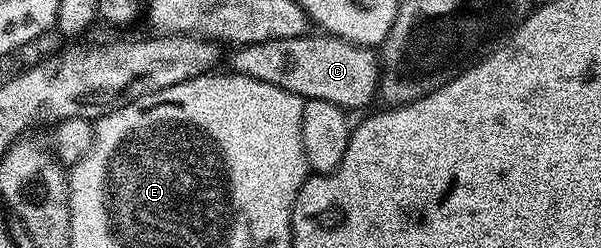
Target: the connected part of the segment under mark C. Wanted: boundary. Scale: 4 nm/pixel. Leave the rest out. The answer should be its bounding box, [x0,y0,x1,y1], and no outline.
[228,33,381,109]

